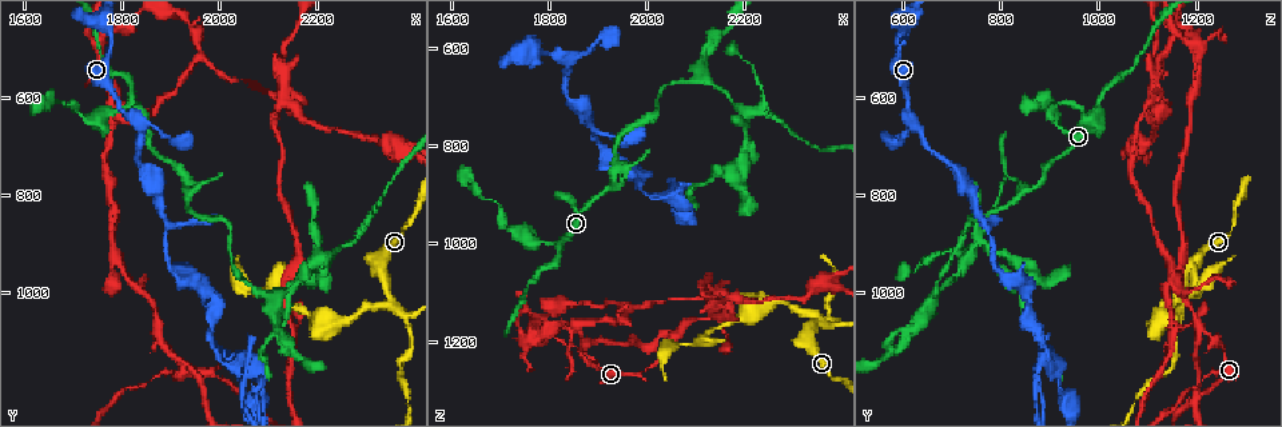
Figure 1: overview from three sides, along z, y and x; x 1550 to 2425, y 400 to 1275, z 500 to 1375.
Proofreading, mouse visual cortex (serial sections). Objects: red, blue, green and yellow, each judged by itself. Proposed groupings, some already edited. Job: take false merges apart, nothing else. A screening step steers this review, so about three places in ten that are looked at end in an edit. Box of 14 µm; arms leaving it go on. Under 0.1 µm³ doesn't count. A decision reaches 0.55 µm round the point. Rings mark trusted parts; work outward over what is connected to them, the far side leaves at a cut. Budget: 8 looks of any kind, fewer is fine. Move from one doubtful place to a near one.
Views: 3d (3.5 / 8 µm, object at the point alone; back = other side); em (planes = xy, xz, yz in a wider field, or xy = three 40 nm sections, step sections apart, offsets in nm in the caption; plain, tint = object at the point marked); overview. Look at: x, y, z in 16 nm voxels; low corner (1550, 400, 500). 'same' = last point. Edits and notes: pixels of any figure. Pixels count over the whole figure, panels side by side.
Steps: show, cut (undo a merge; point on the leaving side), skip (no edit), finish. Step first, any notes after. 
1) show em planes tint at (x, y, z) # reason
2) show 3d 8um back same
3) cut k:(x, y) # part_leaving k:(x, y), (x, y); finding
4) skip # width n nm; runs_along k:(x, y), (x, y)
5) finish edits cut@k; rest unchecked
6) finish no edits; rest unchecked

show 3d 3.5um at (1875, 1070, 1205) # branch point

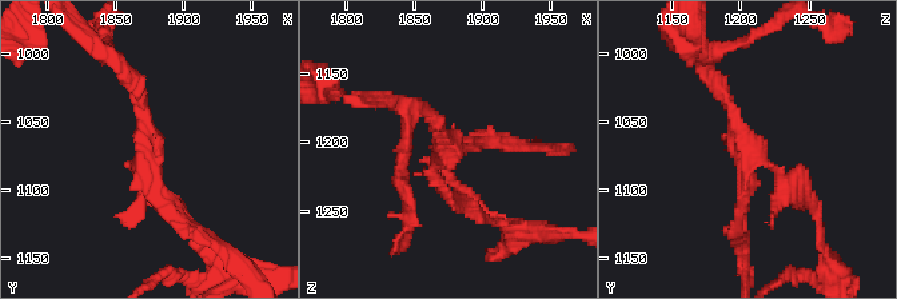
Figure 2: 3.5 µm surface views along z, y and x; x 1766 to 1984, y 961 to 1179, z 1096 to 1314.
show em planes tint at (1874, 1072, 1210) # arms 3; arm_widths 200, 200, 200 nm; shape alone is not enough

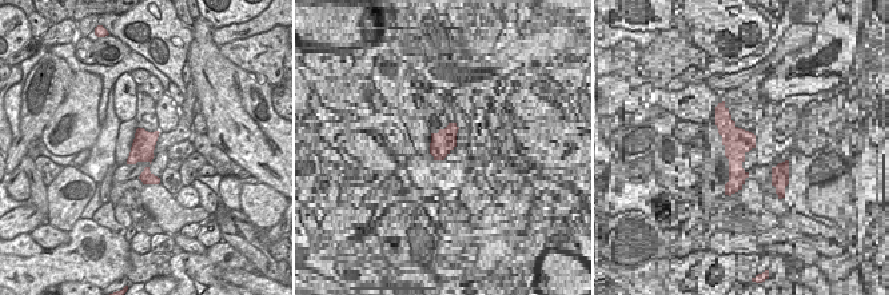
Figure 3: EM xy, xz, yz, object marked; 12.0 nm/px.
cut 2:(152, 159) # width 280 nm; part_leaving 2:(142, 179), (142, 96), (130, 76); two cells meet here

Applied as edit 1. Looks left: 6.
show 3d 3.5um at (1825, 620, 990) # side arm on a straight run

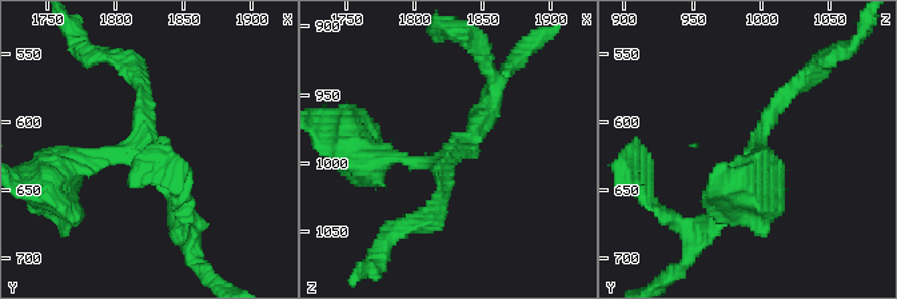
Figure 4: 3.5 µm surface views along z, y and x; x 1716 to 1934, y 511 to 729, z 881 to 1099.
show em xy step 5 tint at (1822, 618, 994) # arms 3; arm_widths 150, 200, 200 nm

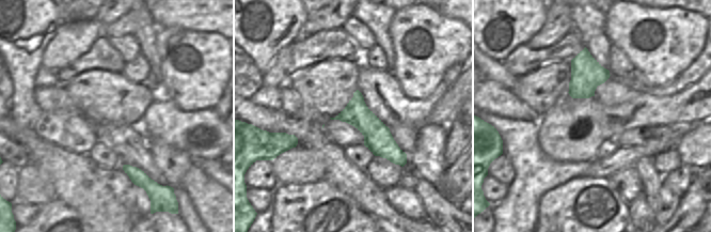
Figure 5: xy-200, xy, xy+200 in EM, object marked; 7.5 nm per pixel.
show em xy step 1 tint same # another direction

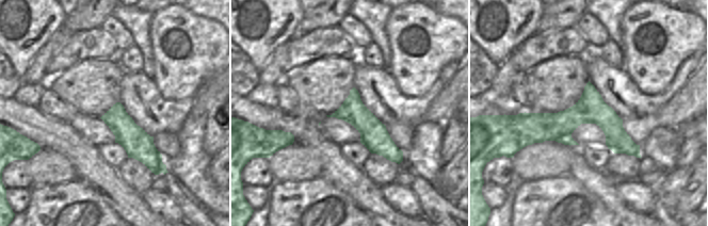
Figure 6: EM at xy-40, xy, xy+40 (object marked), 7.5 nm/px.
skip # runs_along 4:(182, 215), (148, 146), (67, 170); all the same cell

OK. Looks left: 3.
show 3d 8um at (1940, 770, 885) # abrupt turn

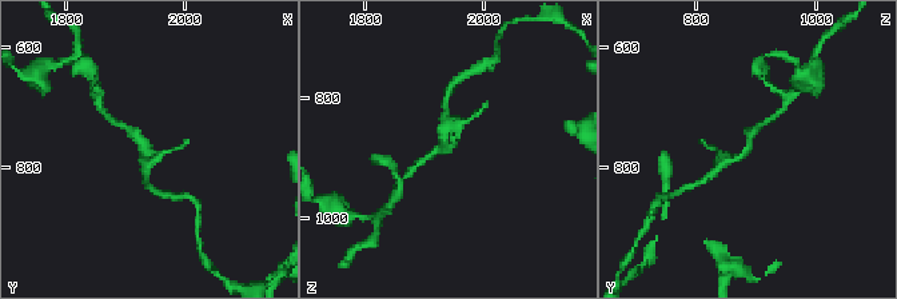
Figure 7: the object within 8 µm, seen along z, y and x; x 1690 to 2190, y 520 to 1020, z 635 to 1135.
show 3d 3.5um back at (1935, 775, 885)

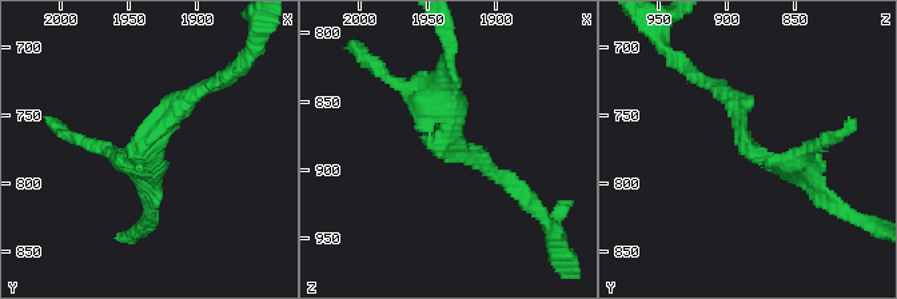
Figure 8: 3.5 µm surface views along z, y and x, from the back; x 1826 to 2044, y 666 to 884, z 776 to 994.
skip # runs_along 8:(718, 86), (758, 159), (821, 192); one cell here

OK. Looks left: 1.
finish edits cut@2; rest unchecked

